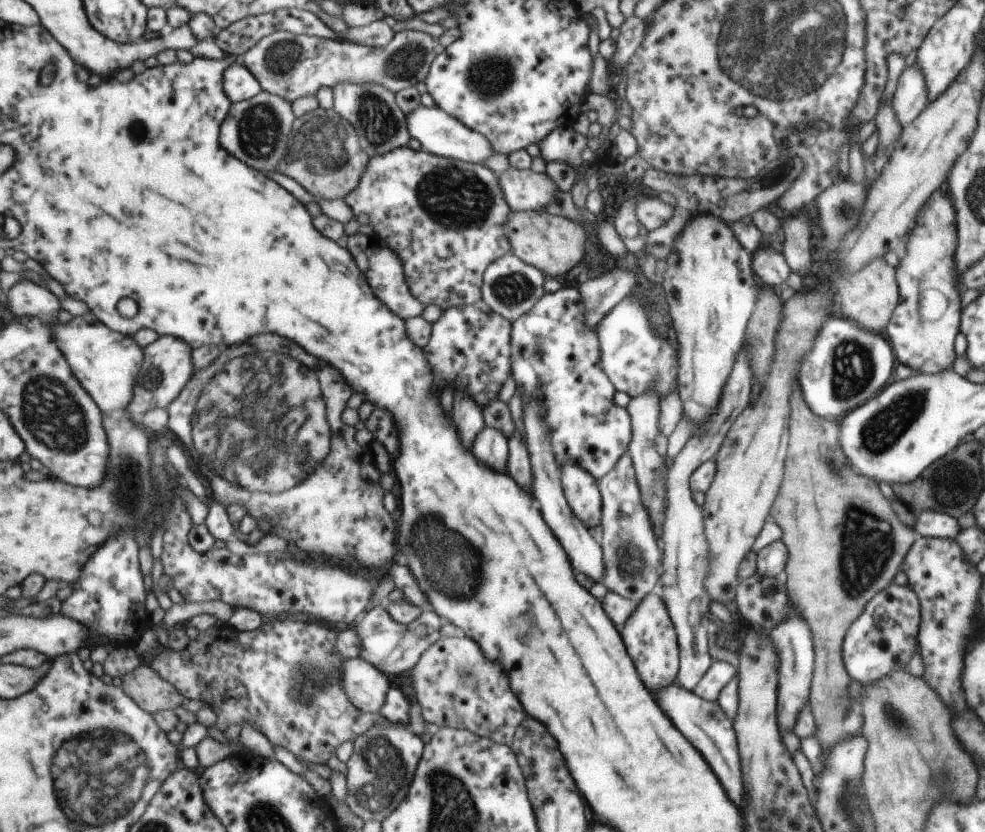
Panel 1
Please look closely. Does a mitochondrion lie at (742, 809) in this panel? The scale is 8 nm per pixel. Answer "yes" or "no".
no

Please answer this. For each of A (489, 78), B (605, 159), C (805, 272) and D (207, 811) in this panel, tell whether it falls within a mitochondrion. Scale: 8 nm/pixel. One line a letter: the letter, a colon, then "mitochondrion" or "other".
A: mitochondrion
B: other
C: other
D: other

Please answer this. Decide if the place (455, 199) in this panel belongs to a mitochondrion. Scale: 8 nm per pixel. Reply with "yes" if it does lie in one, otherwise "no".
yes

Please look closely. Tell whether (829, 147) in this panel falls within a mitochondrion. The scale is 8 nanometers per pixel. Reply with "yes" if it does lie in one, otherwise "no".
no

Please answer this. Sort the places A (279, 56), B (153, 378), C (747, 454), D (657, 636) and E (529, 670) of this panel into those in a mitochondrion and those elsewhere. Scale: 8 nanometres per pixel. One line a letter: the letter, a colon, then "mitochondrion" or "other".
A: mitochondrion
B: mitochondrion
C: other
D: other
E: other

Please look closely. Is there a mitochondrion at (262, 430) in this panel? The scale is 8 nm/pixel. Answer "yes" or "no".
yes

